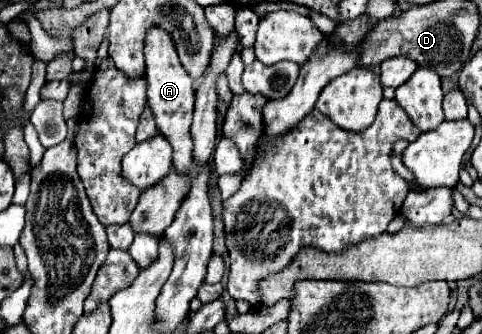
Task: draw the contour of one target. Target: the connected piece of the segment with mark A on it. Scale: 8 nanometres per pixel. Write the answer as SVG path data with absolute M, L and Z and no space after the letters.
M150 29L146 37L146 81L148 81L148 105L154 113L158 131L172 145L172 167L176 173L190 173L192 169L192 111L194 111L194 81L188 71L180 65L172 39L162 29Z

